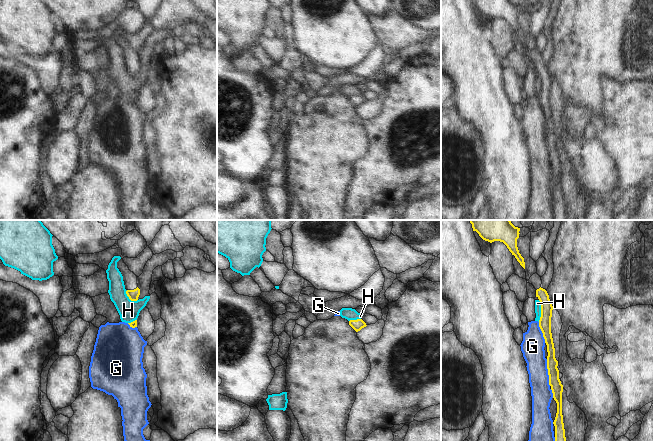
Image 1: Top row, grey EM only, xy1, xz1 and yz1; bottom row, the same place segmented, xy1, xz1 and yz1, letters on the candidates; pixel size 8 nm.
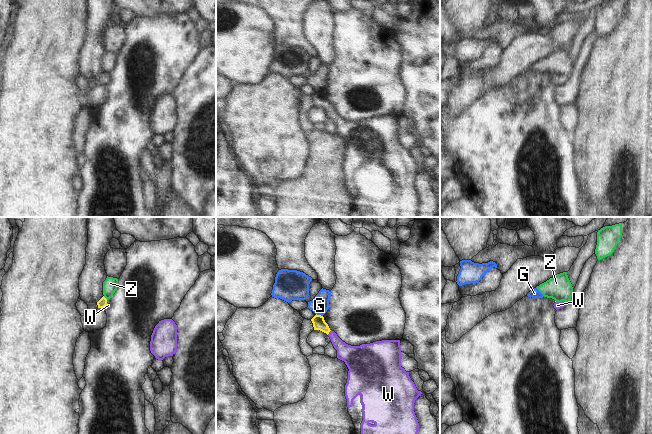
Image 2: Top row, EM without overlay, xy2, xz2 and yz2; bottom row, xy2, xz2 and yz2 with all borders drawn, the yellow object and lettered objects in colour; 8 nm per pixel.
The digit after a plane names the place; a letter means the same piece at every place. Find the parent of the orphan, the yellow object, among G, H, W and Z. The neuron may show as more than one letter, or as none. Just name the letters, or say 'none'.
W.

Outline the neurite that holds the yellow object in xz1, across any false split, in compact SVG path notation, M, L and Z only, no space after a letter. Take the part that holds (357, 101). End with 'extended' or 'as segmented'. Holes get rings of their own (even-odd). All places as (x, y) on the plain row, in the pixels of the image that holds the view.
M362 95L350 96L349 101L356 107L360 107L362 104L366 103L366 99Z; as segmented

